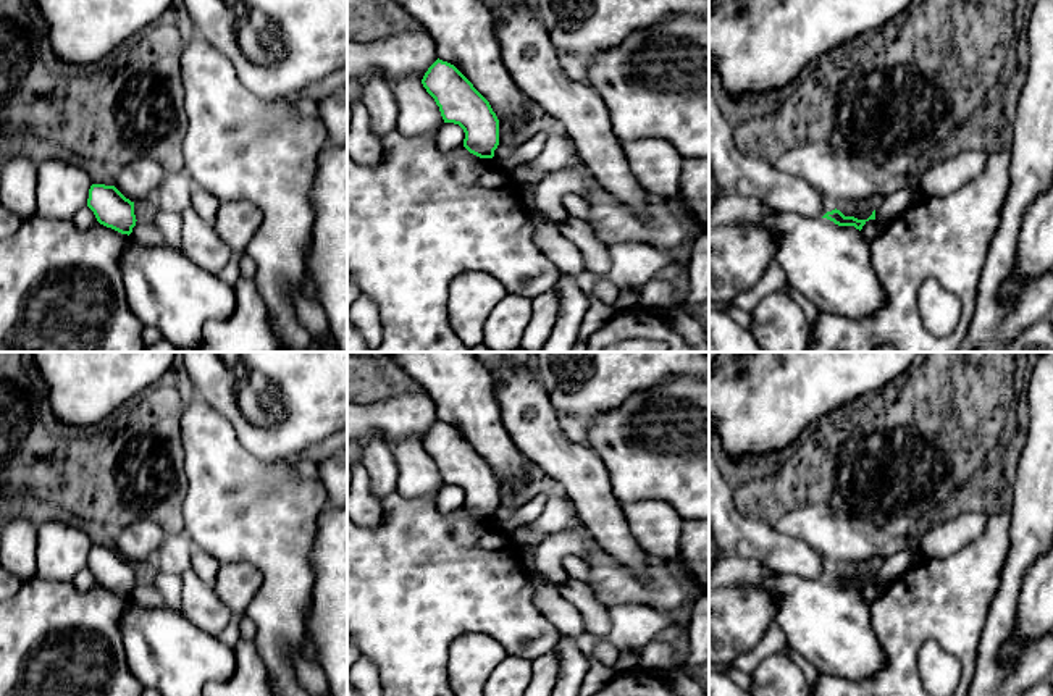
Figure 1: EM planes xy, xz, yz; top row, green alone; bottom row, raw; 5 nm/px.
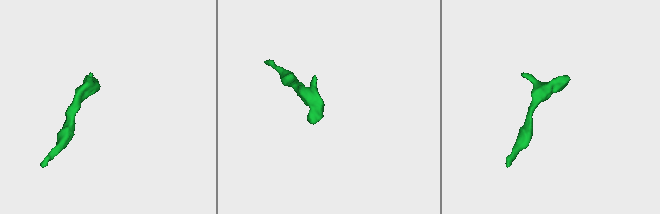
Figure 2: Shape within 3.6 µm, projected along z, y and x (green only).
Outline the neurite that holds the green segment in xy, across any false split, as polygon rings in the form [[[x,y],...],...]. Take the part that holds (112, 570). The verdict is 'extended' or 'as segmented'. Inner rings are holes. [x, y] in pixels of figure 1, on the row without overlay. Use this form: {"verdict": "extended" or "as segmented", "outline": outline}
{"verdict": "as segmented", "outline": [[[92,546],[87,568],[97,583],[121,596],[131,596],[136,588],[134,564],[126,560],[115,547]]]}

